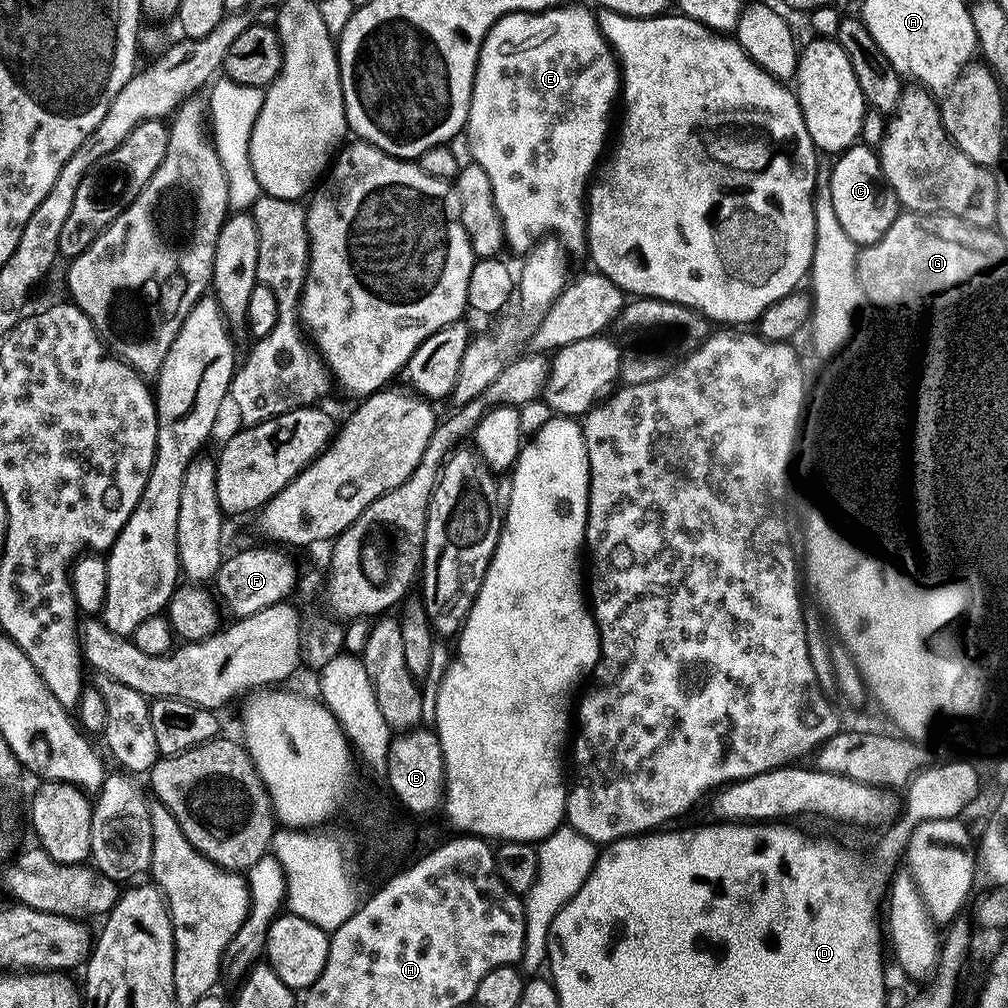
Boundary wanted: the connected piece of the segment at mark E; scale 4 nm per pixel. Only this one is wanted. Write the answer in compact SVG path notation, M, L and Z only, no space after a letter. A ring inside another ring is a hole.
M572 4L569 8L567 6L549 8L547 12L516 12L512 16L503 16L490 30L480 51L480 61L476 67L474 94L472 95L472 105L466 129L468 148L472 151L471 159L478 166L482 166L482 170L486 170L486 178L490 178L496 209L504 223L504 239L507 247L513 248L516 252L522 252L521 254L528 254L539 241L545 238L555 238L560 241L564 251L573 257L574 255L585 255L588 247L586 193L589 191L590 181L601 163L600 155L603 154L604 147L608 144L608 123L612 120L612 107L615 104L617 107L622 96L620 61L616 59L616 53L609 46L607 38L600 32L597 13L591 7L589 8L583 8L580 4Z

